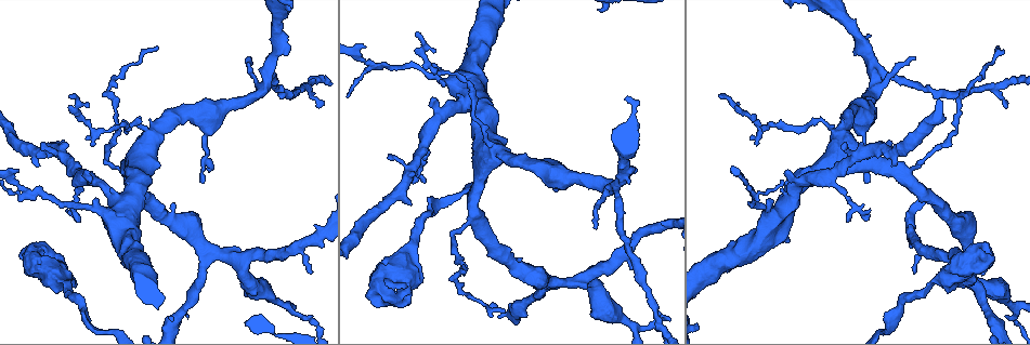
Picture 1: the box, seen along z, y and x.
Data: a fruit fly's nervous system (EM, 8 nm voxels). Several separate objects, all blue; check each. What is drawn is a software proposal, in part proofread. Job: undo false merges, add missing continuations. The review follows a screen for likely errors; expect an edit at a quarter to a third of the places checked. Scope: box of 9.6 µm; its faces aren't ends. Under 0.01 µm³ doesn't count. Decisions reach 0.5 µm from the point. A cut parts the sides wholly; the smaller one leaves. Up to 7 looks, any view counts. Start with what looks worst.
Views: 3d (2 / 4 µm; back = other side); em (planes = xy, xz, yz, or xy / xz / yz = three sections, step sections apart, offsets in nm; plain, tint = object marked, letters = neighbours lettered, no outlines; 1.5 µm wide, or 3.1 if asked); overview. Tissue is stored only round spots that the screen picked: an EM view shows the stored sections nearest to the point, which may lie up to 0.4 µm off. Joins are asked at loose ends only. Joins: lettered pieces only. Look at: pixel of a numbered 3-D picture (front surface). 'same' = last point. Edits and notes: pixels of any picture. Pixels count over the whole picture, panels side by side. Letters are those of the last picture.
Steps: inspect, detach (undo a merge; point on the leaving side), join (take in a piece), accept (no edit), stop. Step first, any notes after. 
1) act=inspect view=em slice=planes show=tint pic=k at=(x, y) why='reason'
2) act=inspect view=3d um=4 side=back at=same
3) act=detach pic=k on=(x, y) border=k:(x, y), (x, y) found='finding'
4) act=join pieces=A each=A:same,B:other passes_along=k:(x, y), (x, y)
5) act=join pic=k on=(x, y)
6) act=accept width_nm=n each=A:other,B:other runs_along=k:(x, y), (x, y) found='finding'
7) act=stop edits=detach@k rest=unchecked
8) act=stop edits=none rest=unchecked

act=inspect view=3d um=2 pic=1 at=(718, 94) why='an open end'

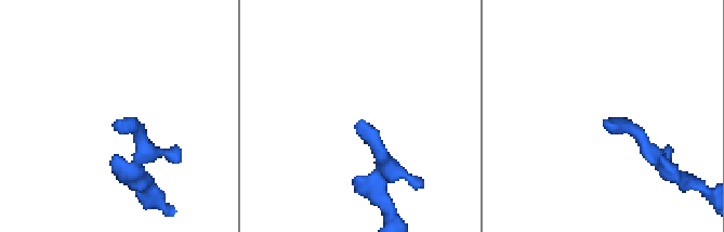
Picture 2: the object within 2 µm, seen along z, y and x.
act=inspect view=em slice=yz step=8 show=tint pic=2 at=(603, 120)

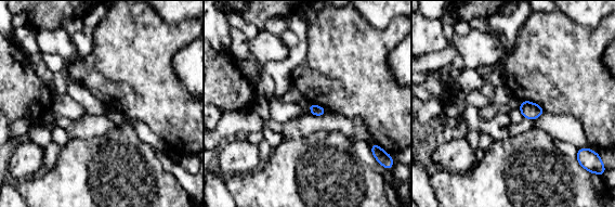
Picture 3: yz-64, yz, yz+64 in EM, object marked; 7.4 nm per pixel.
act=inspect view=em slice=planes show=letters at=same

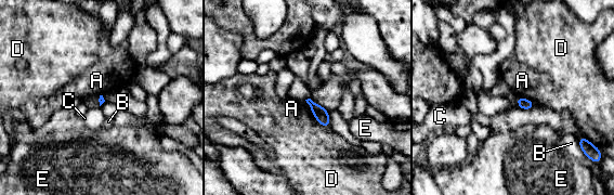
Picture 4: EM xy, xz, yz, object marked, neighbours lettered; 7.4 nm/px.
act=accept each=A:other,B:other,C:other,D:other,E:other border=4:(518, 95), (535, 103) found='no lettered piece goes on from it'

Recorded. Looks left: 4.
act=inspect view=em slice=planes show=letters pic=1 at=(246, 58) why='tapers out'

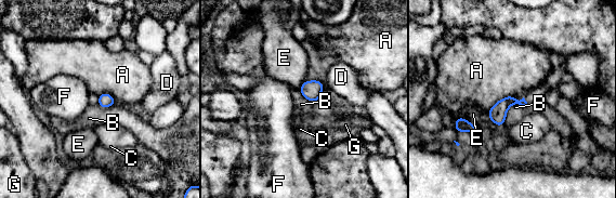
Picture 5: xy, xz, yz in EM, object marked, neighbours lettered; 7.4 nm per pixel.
act=accept each=A:other,B:other,C:other,D:other,E:other,F:other,G:other border=5:(513, 94), (502, 97), (488, 110) found='none of them fits'

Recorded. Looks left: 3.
act=inspect view=em slice=planes show=letters pic=1 at=(157, 48) why='free end'

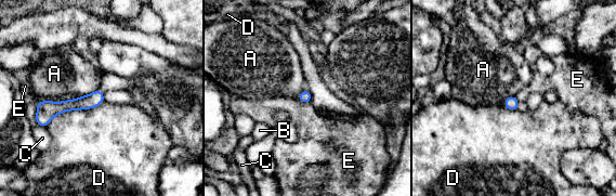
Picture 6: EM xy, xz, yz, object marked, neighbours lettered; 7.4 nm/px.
act=accept each=A:other,B:other,C:other,D:other,E:other runs_along=6:(101, 95), (50, 108), (39, 119) found='no lettered piece goes on from it'

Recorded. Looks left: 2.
act=stop edits=none rest=unchecked

